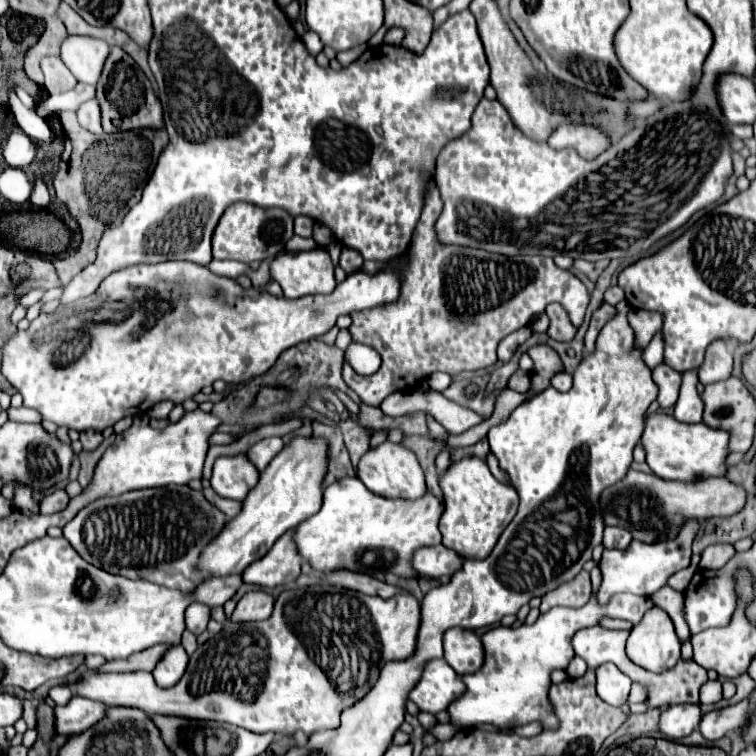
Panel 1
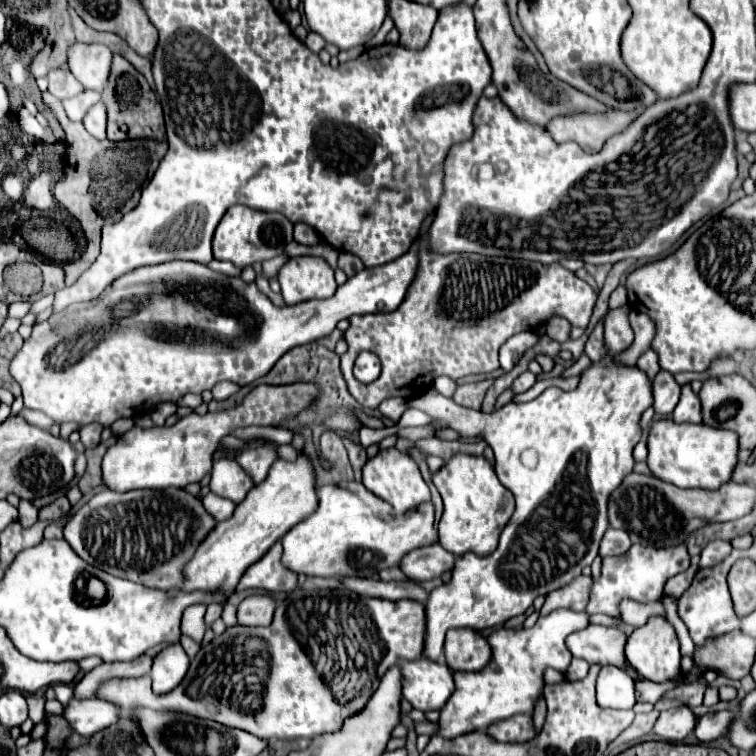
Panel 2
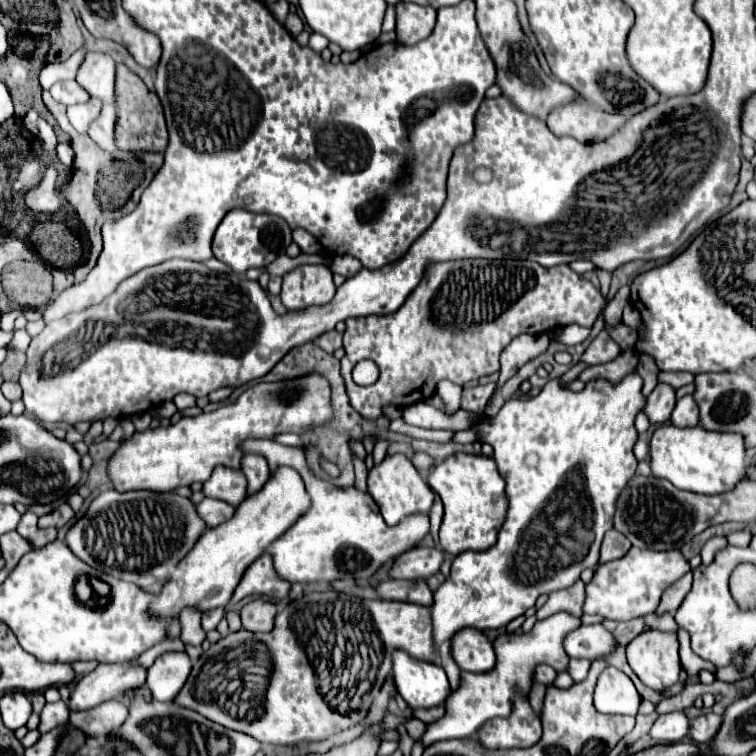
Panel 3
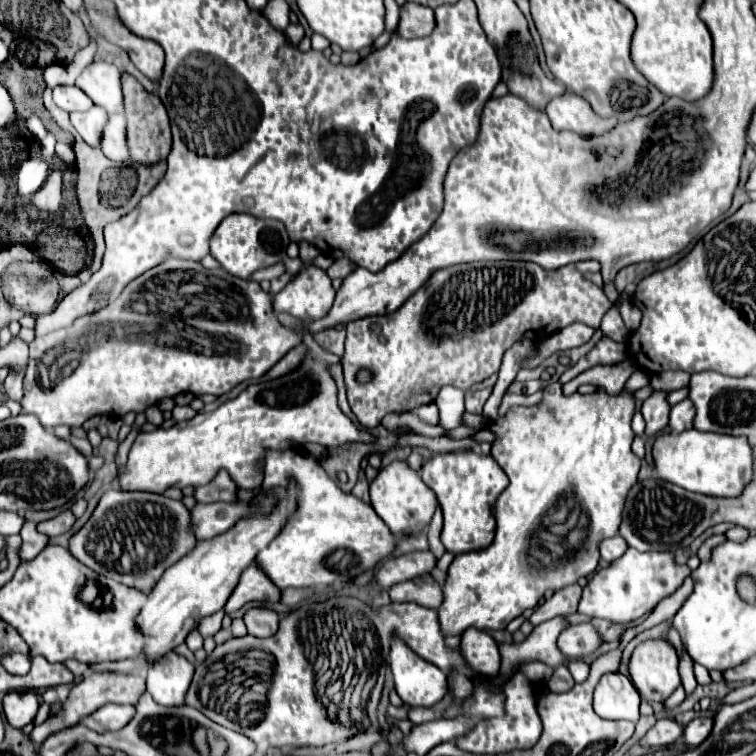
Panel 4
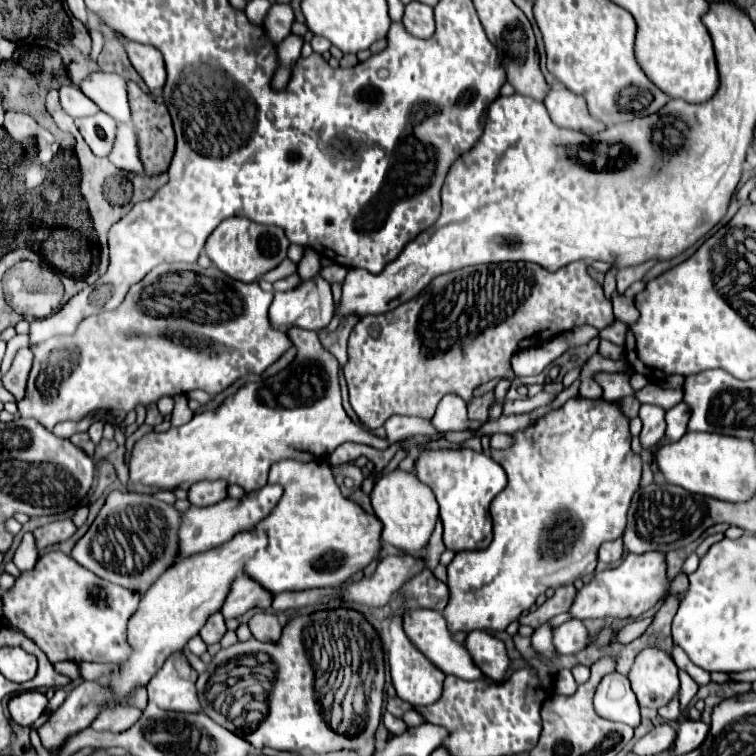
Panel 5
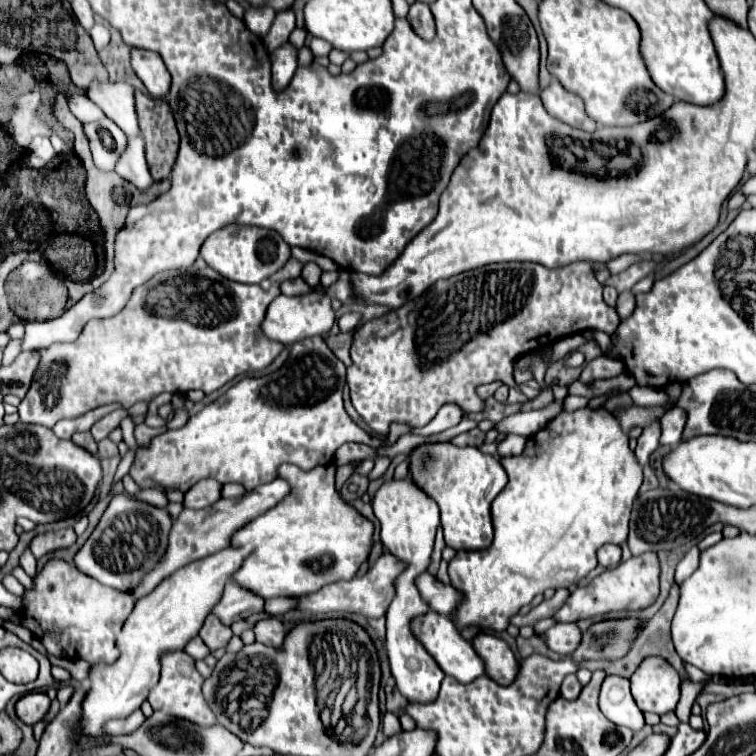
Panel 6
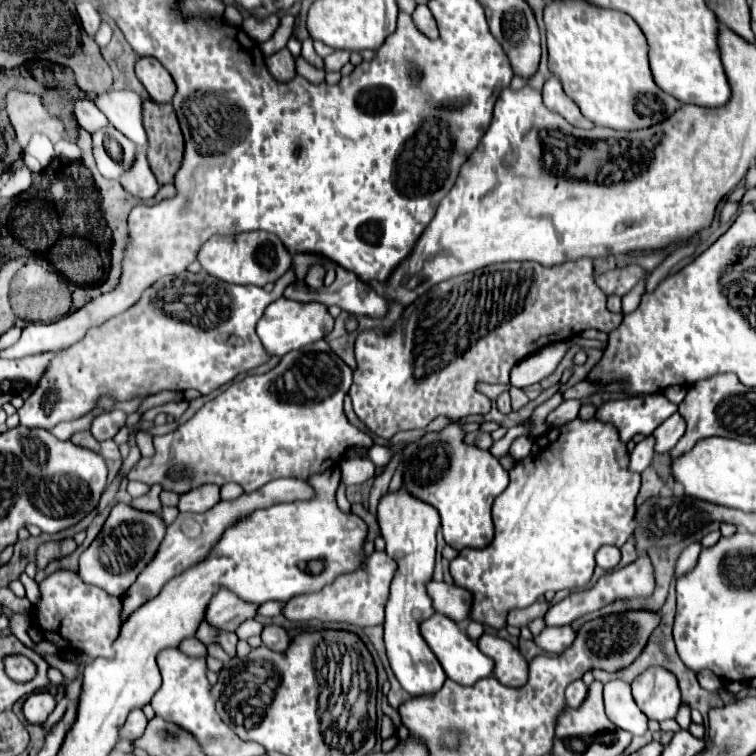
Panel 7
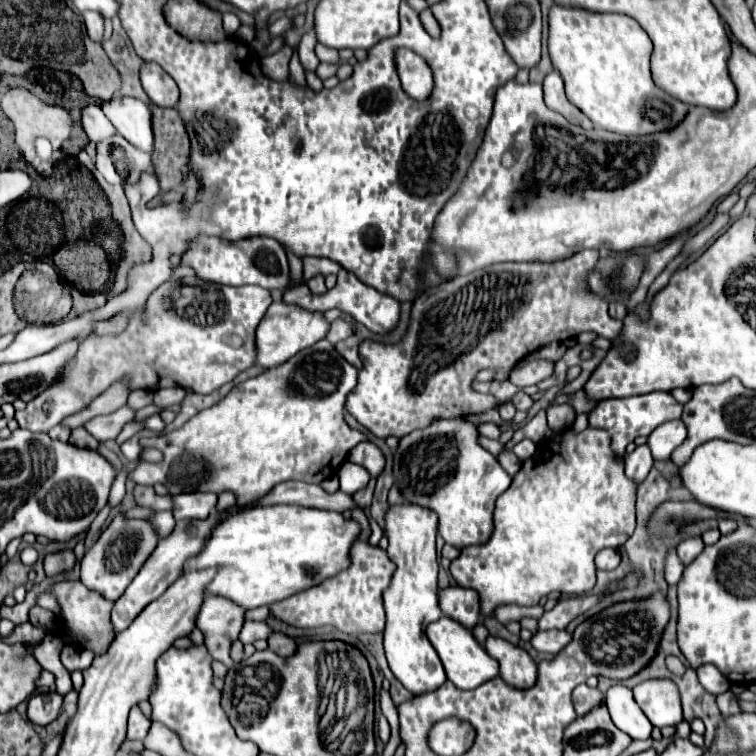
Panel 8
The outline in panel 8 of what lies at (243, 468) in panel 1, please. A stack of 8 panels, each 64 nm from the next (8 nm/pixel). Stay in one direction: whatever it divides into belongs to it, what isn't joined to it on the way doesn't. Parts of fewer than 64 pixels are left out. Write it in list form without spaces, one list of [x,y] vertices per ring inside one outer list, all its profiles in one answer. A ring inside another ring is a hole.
[[[192,492],[174,496],[174,518],[176,520],[192,520],[192,518],[208,518],[216,508],[218,496],[214,492]]]

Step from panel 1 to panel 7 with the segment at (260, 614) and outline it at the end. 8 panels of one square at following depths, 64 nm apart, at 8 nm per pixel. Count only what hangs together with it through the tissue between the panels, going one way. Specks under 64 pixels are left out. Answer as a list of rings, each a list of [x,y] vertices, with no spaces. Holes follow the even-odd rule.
[[[276,624],[264,626],[260,638],[262,638],[264,646],[268,646],[270,650],[276,650],[276,652],[284,652],[288,648],[288,644],[290,644],[290,636],[286,634],[286,630],[276,626]]]

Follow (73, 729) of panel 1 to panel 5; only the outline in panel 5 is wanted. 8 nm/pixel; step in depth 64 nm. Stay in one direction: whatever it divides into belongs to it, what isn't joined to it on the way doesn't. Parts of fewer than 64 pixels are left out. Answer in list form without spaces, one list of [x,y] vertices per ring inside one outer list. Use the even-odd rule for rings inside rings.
[[[134,706],[124,708],[104,708],[92,722],[94,730],[108,730],[108,732],[124,732],[140,718],[140,710]]]

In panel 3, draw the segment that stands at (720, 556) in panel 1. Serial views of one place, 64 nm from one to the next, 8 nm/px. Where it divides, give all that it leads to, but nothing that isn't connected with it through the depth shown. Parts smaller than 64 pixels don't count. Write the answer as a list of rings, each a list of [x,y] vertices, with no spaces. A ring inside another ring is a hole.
[[[714,536],[714,538],[710,538],[710,540],[704,544],[702,552],[700,552],[700,556],[702,556],[702,564],[710,564],[710,562],[714,560],[716,552],[724,550],[726,546],[728,546],[728,542],[726,542],[724,536]]]

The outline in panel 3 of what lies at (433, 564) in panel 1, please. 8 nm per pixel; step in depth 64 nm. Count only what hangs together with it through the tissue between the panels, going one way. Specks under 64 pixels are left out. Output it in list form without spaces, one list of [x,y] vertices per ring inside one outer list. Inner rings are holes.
[[[416,546],[394,560],[390,576],[406,578],[406,580],[428,580],[430,576],[440,572],[440,566],[444,560],[446,560],[446,554],[440,548]]]

